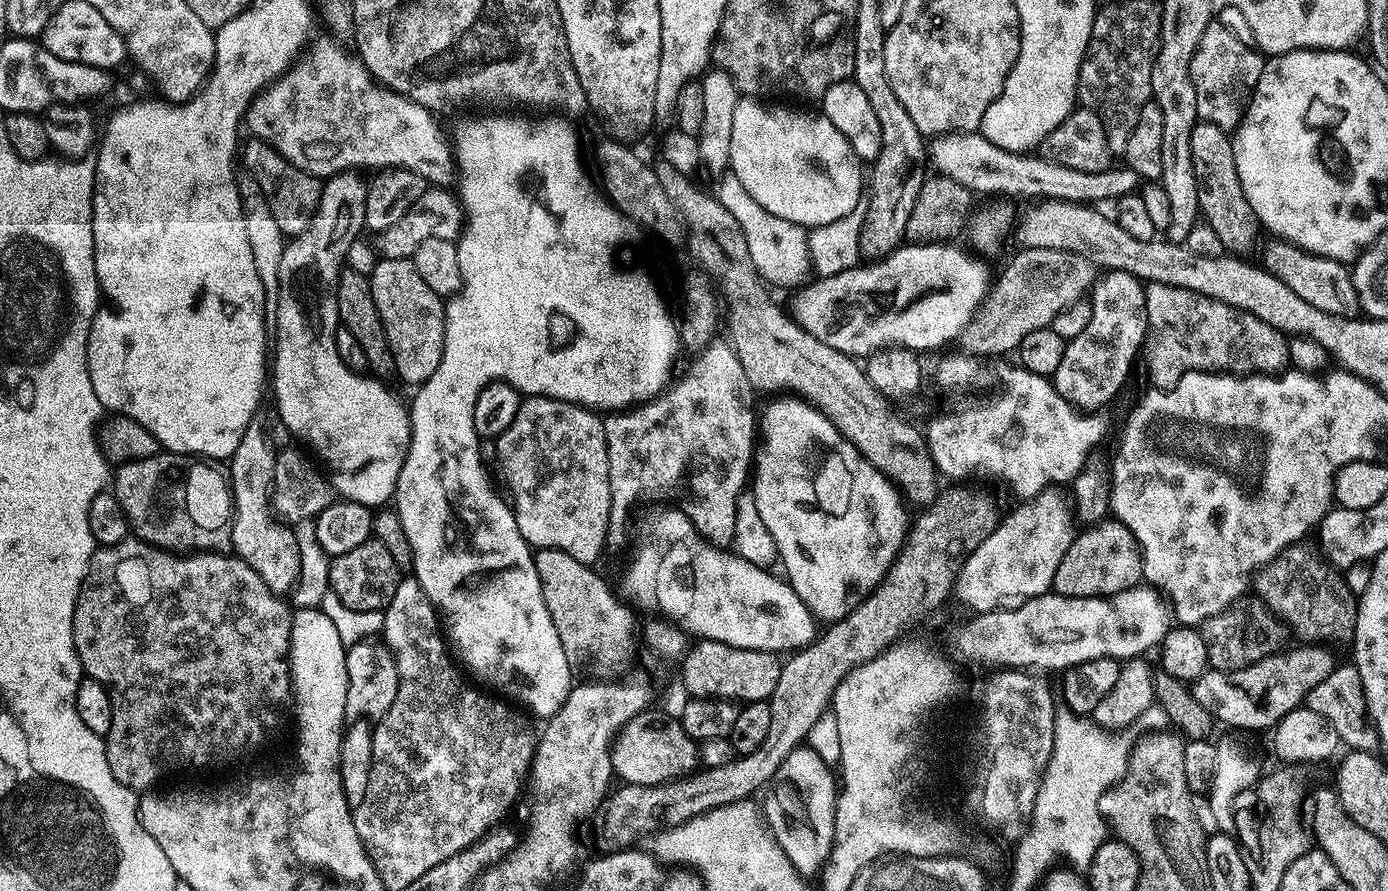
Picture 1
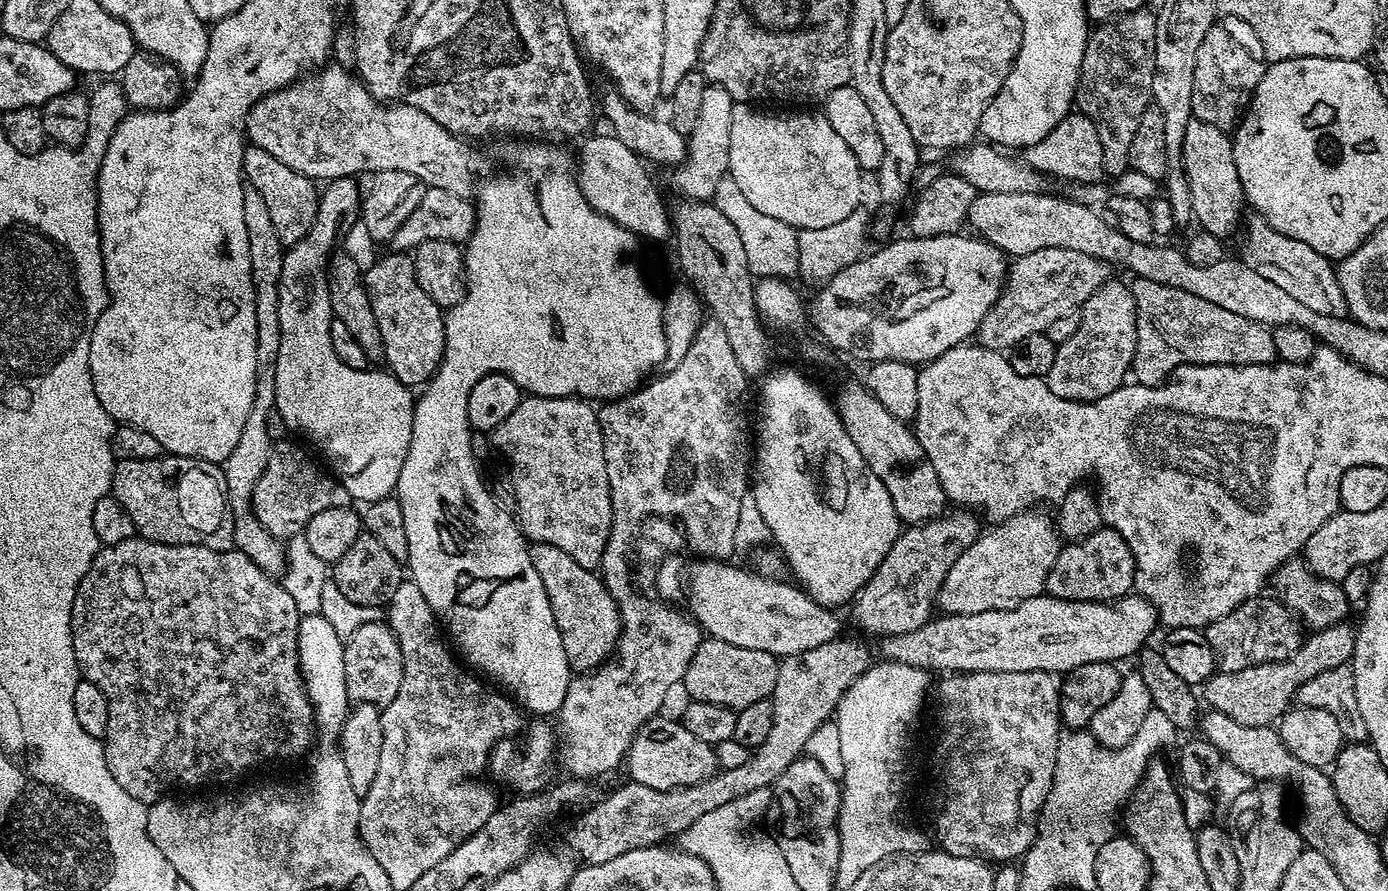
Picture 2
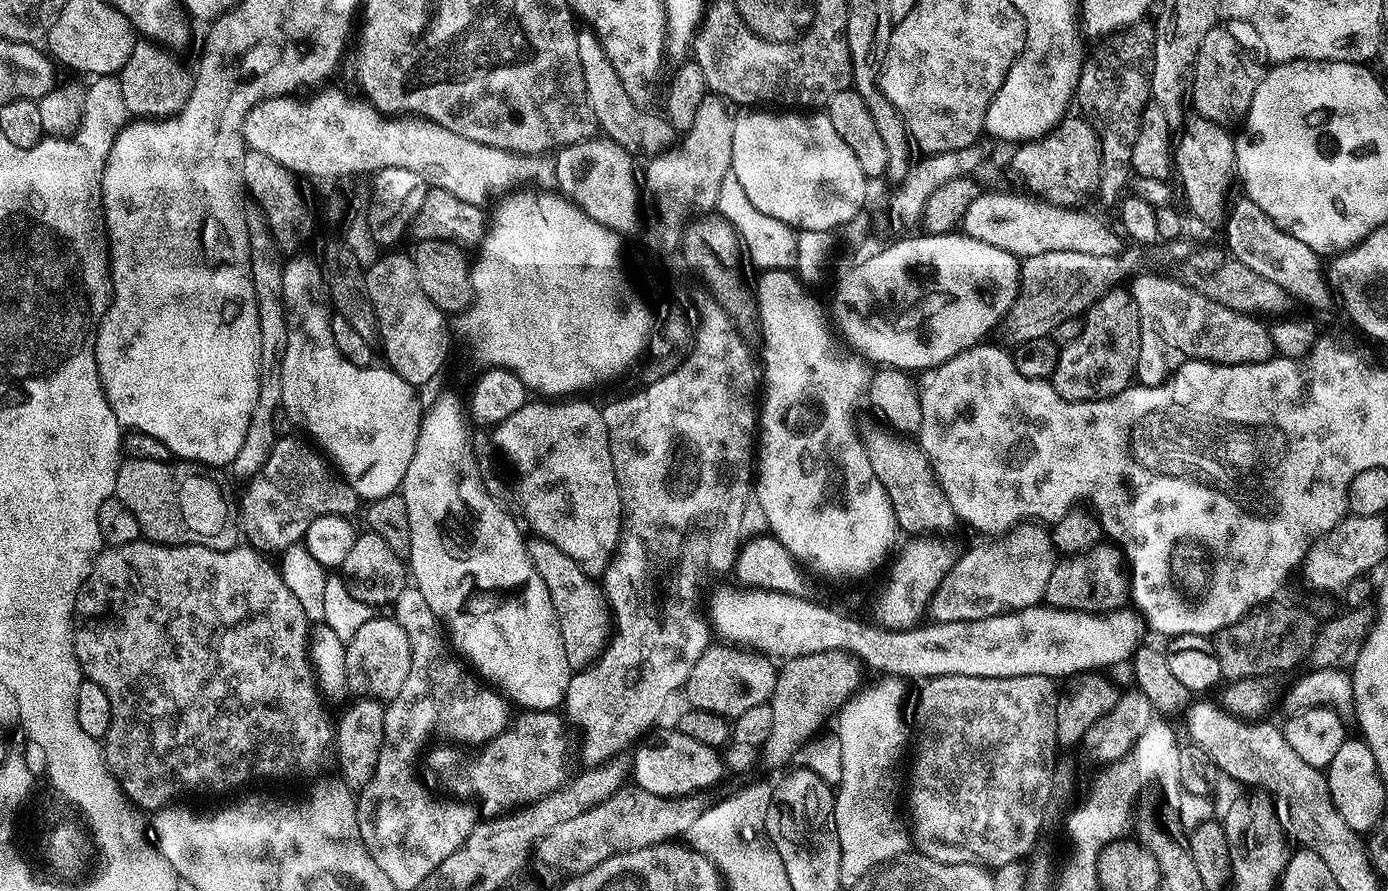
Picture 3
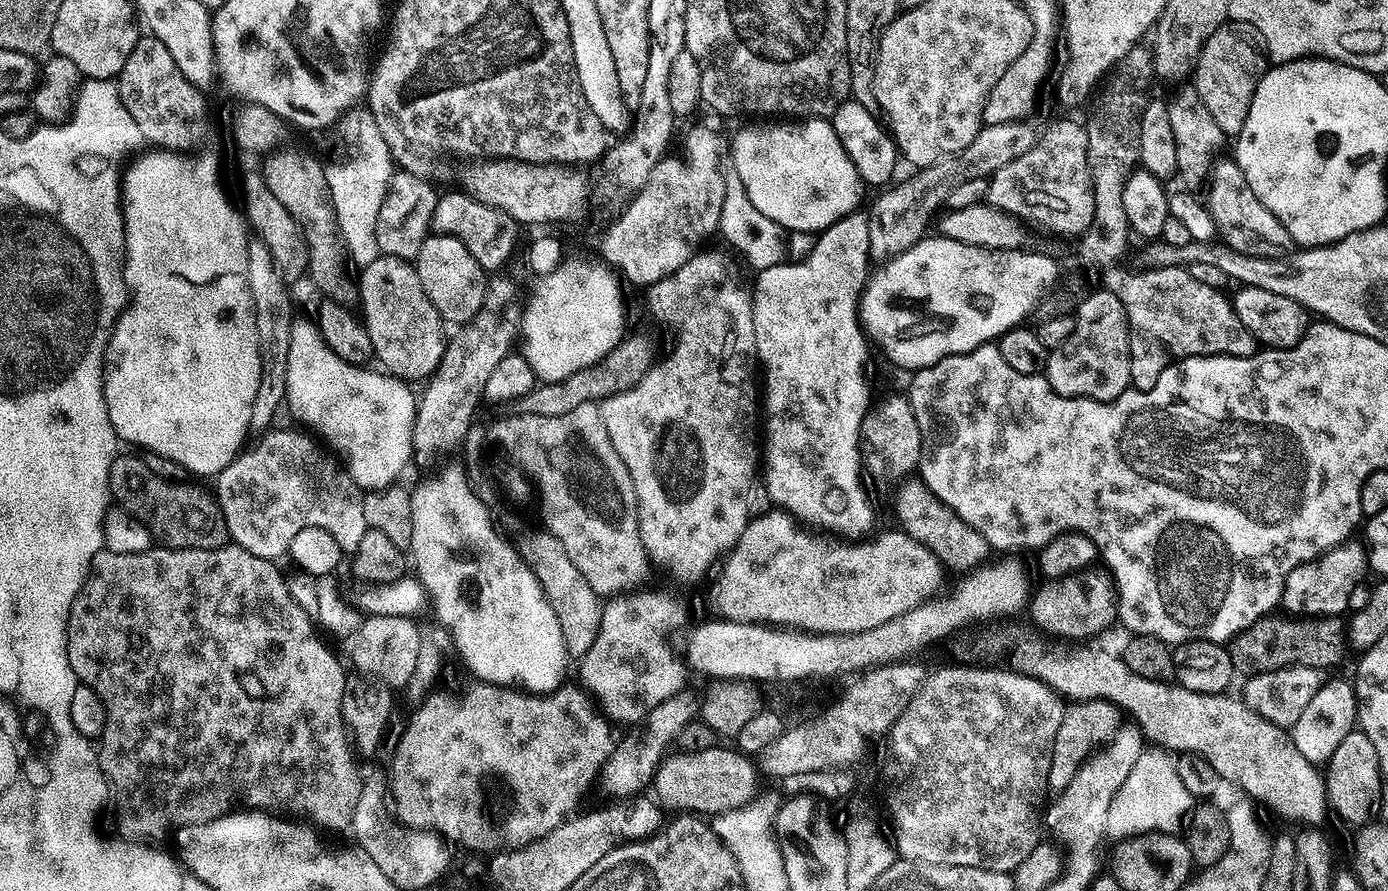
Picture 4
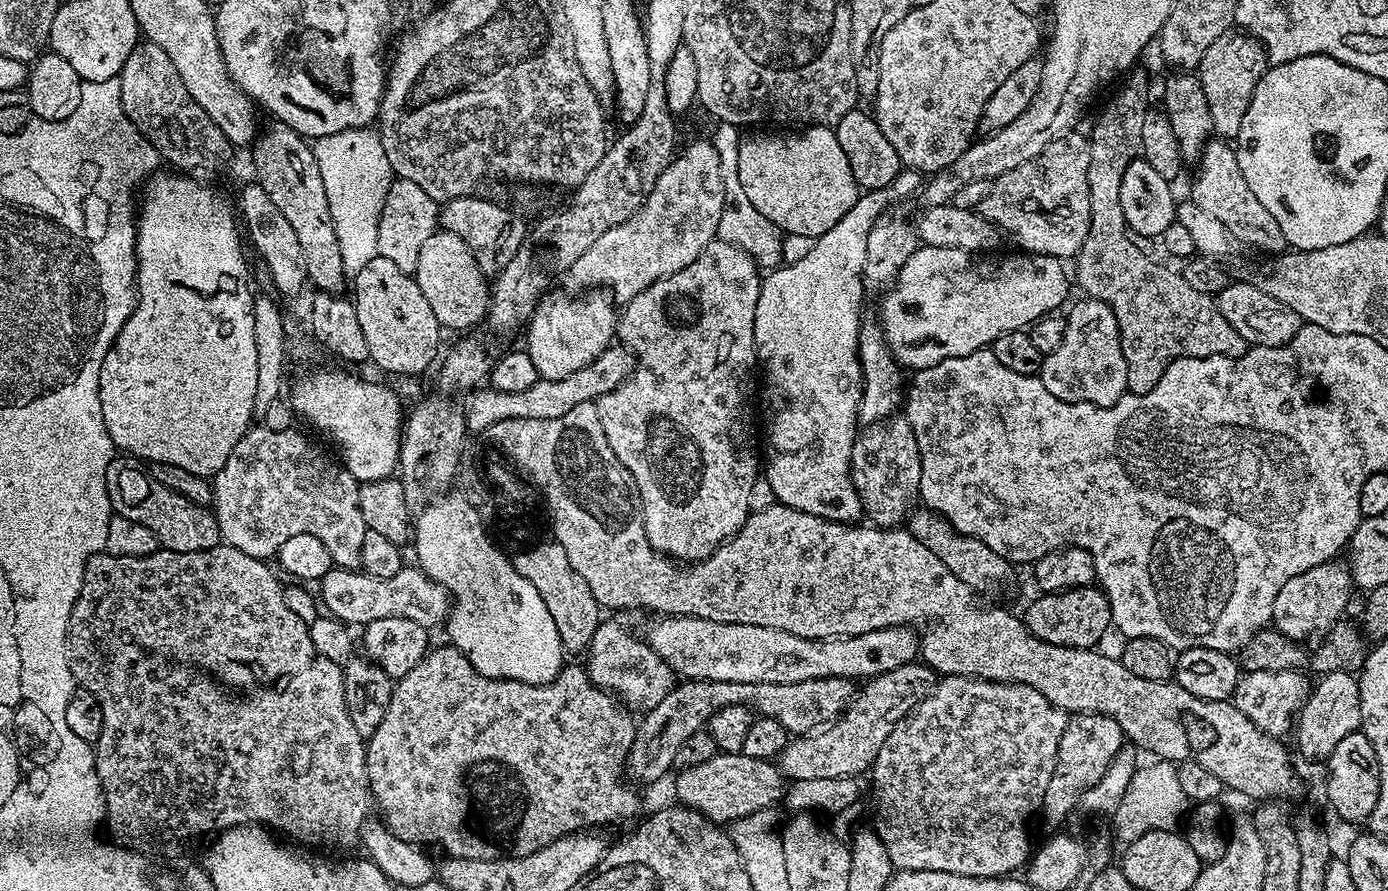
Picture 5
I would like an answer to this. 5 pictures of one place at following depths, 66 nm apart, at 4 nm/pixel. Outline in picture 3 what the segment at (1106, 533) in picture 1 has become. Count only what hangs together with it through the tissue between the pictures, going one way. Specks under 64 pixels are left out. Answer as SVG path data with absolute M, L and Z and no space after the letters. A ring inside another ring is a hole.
M1101 542L1078 556L1068 556L1056 563L1050 582L1046 582L1043 603L1063 611L1107 614L1123 609L1129 600L1130 573L1124 554L1115 544Z

